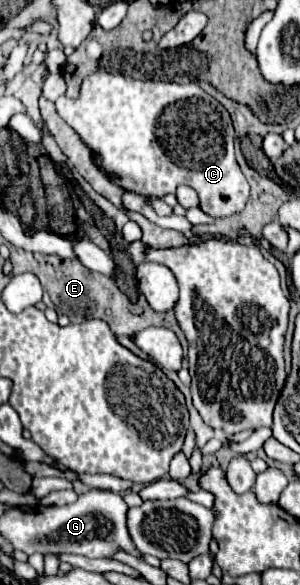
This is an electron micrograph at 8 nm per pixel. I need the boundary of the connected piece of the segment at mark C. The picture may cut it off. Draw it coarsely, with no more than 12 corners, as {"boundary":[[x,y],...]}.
{"boundary":[[100,70],[59,116],[125,190],[245,208],[229,112]]}

